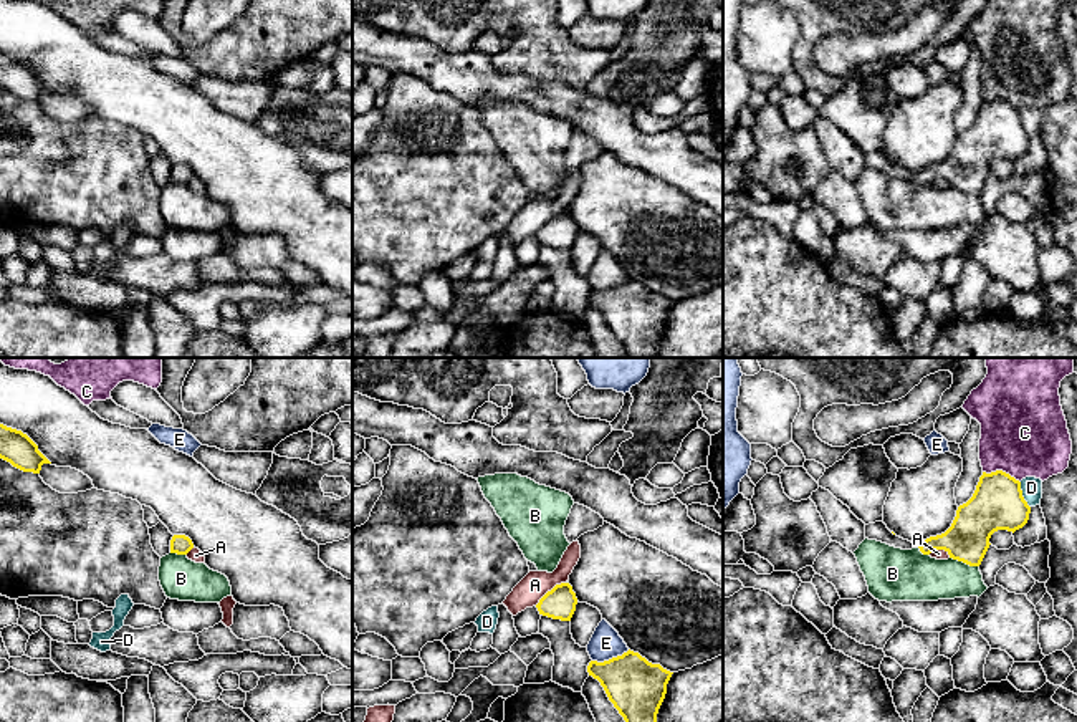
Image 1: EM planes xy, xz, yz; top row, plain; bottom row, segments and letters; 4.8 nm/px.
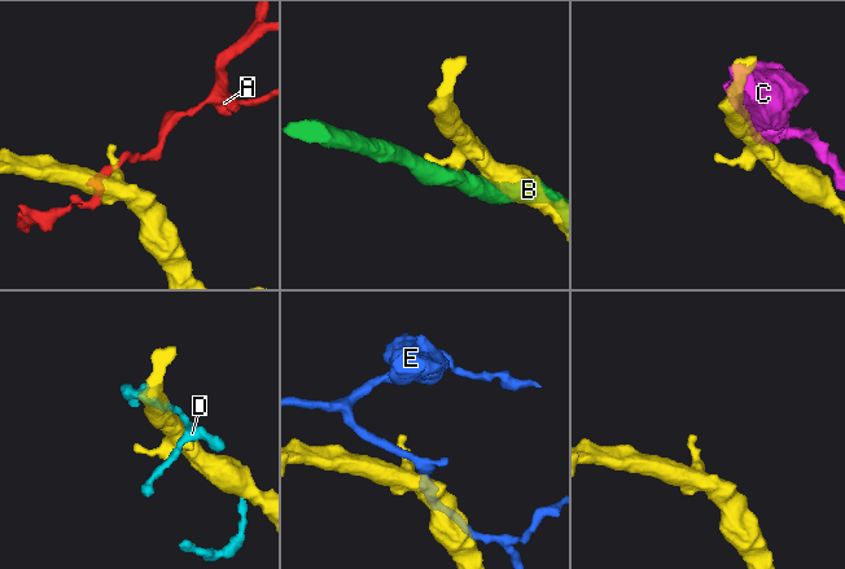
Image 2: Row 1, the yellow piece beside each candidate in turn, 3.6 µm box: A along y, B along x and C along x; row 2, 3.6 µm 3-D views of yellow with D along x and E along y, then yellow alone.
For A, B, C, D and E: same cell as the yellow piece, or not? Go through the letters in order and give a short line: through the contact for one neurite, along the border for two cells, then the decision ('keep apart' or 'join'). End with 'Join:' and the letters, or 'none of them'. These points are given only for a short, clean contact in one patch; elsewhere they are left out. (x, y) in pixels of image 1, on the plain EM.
A: keep apart
B: keep apart
C: keep apart
D: keep apart
E: keep apart
Join: none of them

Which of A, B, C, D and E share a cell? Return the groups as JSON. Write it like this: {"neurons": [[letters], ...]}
{"neurons": [["A"], ["B"], ["C"], ["D"], ["E"]]}

